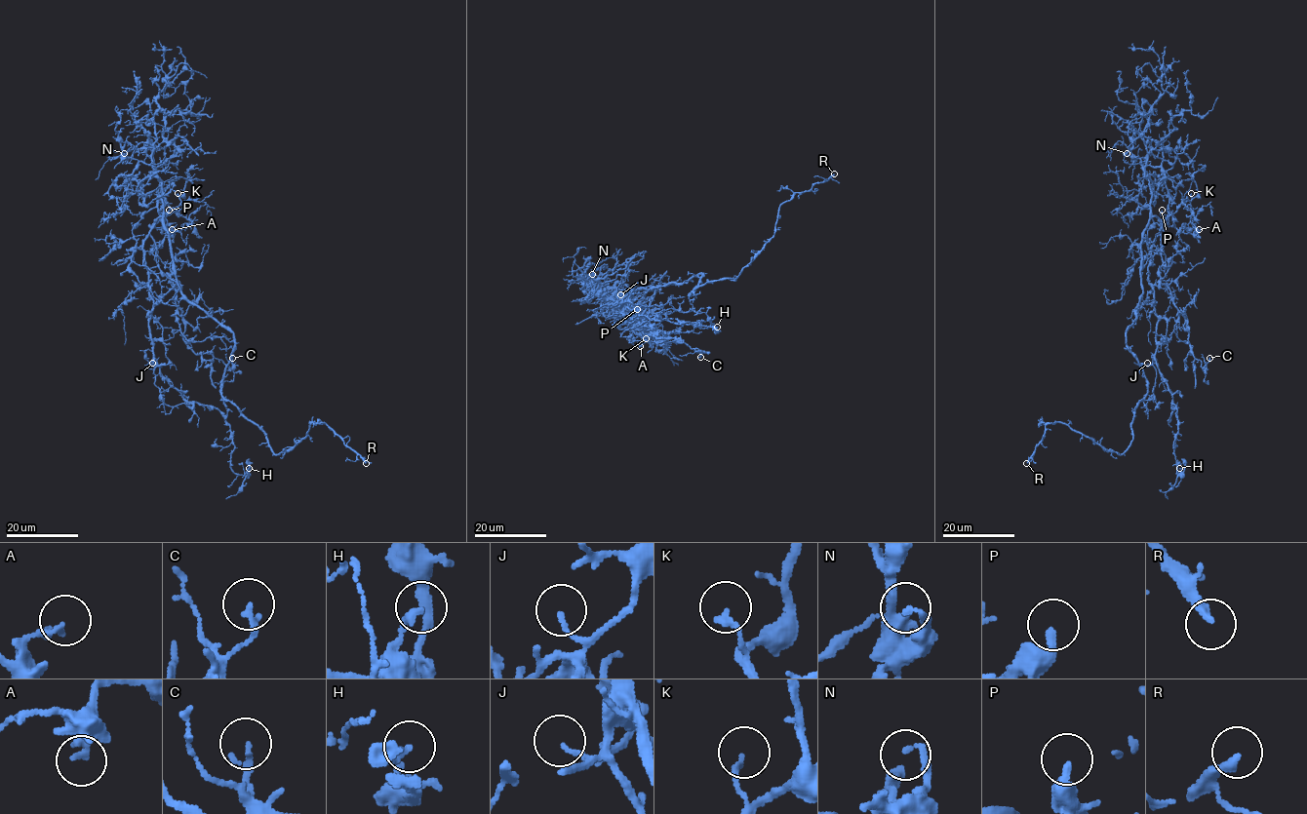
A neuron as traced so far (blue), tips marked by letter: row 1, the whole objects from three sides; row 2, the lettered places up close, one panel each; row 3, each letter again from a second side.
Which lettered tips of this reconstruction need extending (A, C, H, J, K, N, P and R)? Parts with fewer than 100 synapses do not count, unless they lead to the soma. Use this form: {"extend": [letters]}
{"extend": ["R"]}

